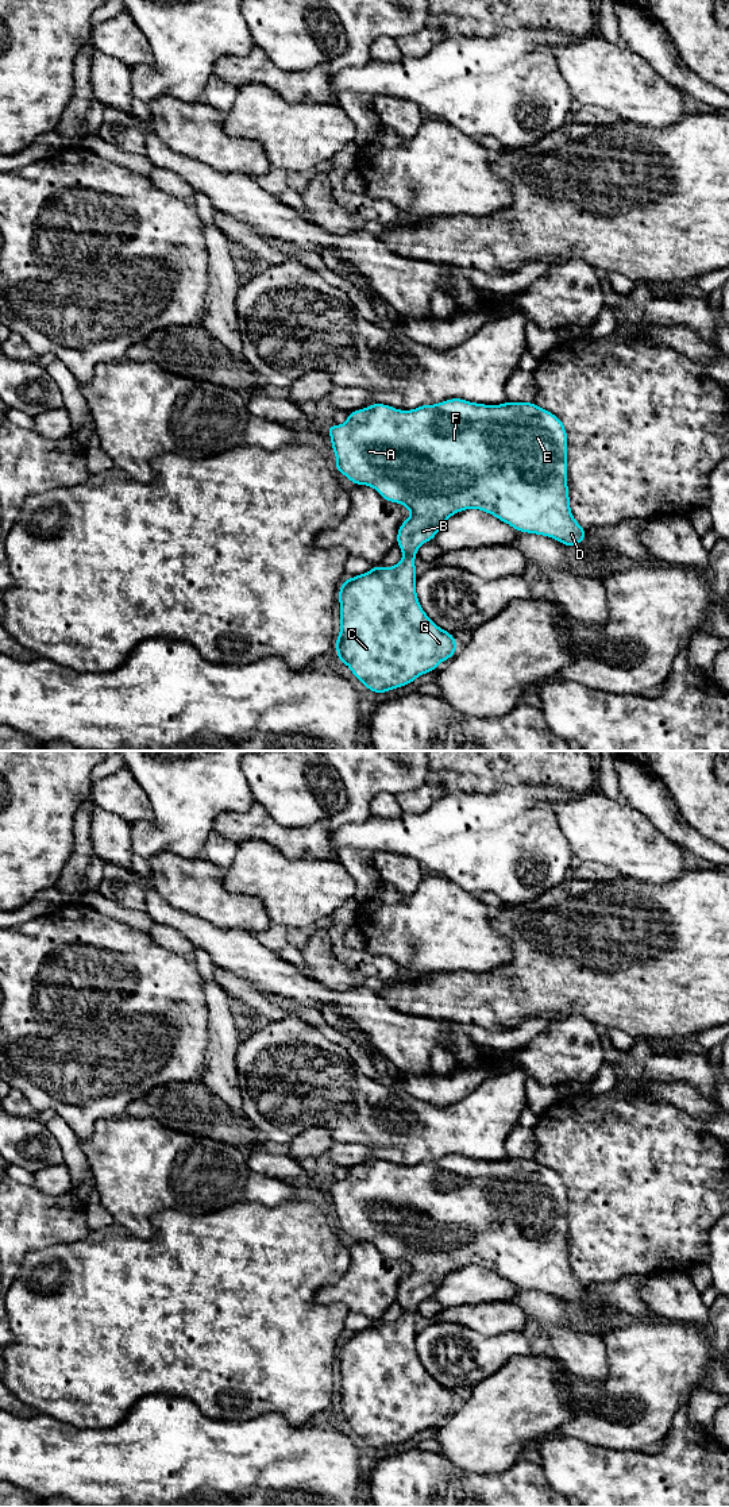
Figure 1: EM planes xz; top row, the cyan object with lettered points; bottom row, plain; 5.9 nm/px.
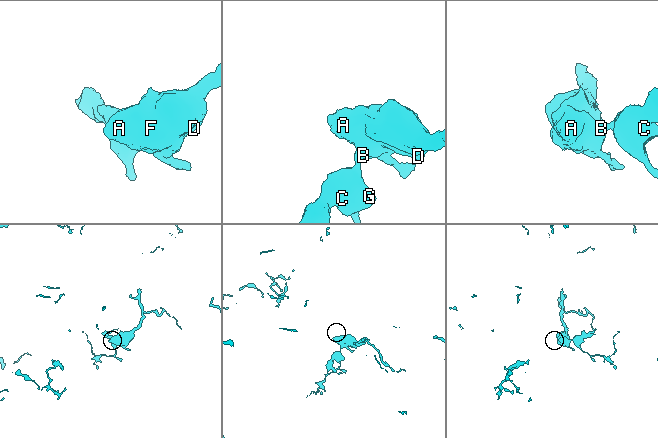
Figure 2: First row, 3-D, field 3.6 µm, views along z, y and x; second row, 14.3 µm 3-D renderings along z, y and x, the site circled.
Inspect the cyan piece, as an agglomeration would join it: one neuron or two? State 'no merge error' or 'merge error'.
no merge error

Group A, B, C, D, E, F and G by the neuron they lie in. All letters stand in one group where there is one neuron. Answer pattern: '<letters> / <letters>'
A B C D E F G

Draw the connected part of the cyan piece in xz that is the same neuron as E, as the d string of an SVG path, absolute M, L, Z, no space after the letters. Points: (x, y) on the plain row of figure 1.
M450 1155L440 1160L420 1161L412 1167L400 1167L385 1160L373 1160L364 1165L354 1167L348 1169L347 1178L340 1182L327 1182L331 1192L331 1202L335 1207L338 1225L344 1233L347 1233L355 1241L367 1241L374 1244L378 1250L389 1259L397 1259L406 1263L410 1267L410 1273L406 1275L398 1284L397 1302L401 1304L404 1314L393 1323L375 1322L369 1329L363 1329L354 1334L346 1336L339 1346L338 1354L340 1357L340 1390L336 1394L338 1417L346 1419L351 1429L373 1449L383 1450L387 1446L393 1446L412 1439L417 1433L432 1429L436 1426L440 1418L450 1417L455 1410L458 1400L454 1391L439 1384L423 1367L417 1350L416 1350L416 1322L414 1314L421 1300L433 1296L443 1280L455 1269L466 1265L481 1265L493 1271L498 1276L509 1280L512 1284L520 1288L528 1288L535 1291L543 1291L562 1298L567 1303L578 1302L586 1294L586 1286L572 1273L570 1264L570 1252L567 1241L567 1187L562 1176L554 1169L537 1163L535 1159L504 1159L501 1161L485 1161L470 1159L462 1155Z

